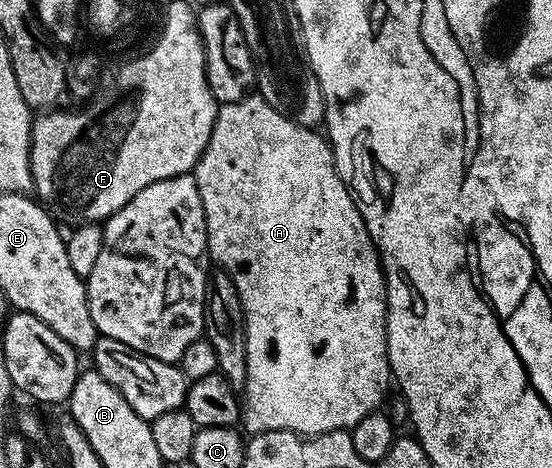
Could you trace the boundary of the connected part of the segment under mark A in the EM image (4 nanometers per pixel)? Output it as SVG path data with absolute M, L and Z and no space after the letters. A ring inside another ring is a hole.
M250 94L244 100L239 102L231 102L230 104L220 105L217 109L217 117L215 118L215 126L211 130L211 138L207 142L207 146L203 150L203 154L197 159L197 167L195 175L197 185L199 186L199 198L203 202L203 210L205 211L205 229L209 235L209 247L207 256L210 261L217 263L218 269L224 270L231 278L231 282L235 282L235 290L239 290L239 298L243 302L243 314L245 315L245 333L247 334L247 378L243 389L243 424L250 429L250 433L270 432L271 430L283 430L284 432L296 432L298 436L311 437L322 436L329 431L351 430L359 422L359 418L363 418L369 412L378 411L382 407L381 399L385 396L389 384L391 388L391 373L389 370L389 347L387 346L387 330L385 329L385 314L387 305L385 302L385 274L381 271L381 260L377 257L377 247L371 242L371 234L367 234L367 226L363 222L363 218L357 209L357 201L354 193L351 191L350 185L341 181L341 176L337 173L337 168L333 165L335 153L326 137L320 131L312 128L304 128L295 122L291 122L291 118L283 118L283 114L279 114L279 110L275 110L266 100L261 99L260 95Z

